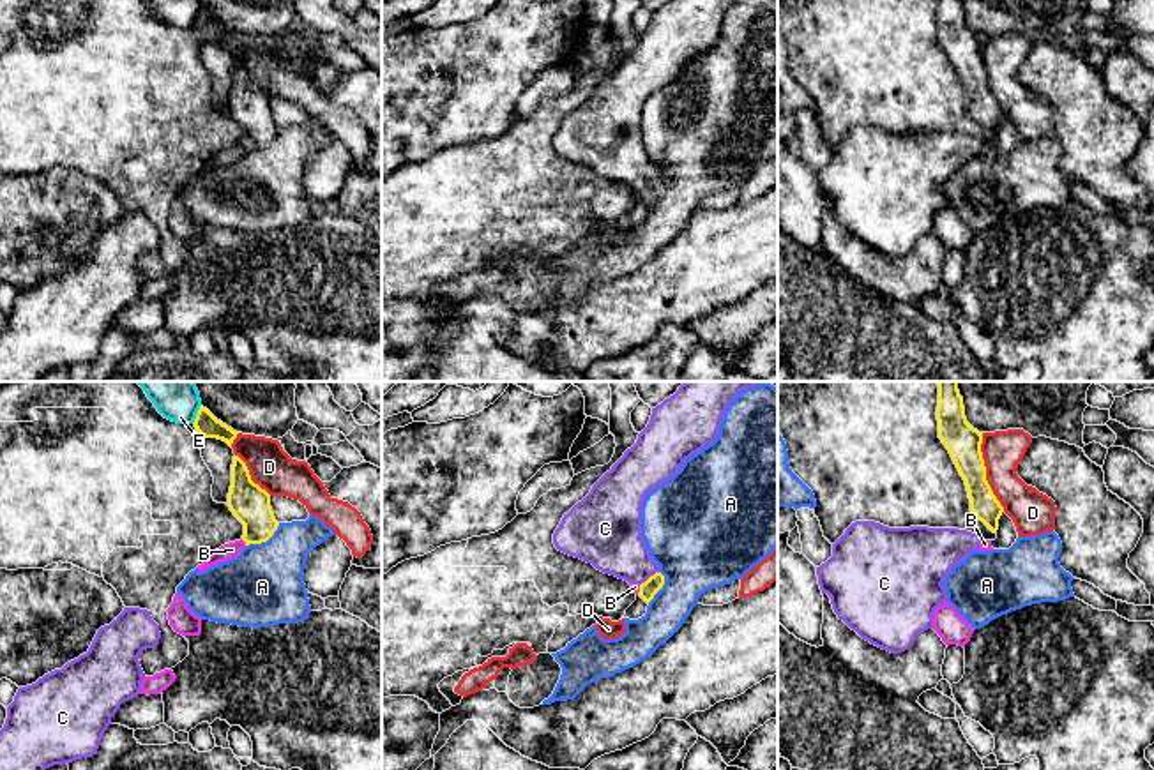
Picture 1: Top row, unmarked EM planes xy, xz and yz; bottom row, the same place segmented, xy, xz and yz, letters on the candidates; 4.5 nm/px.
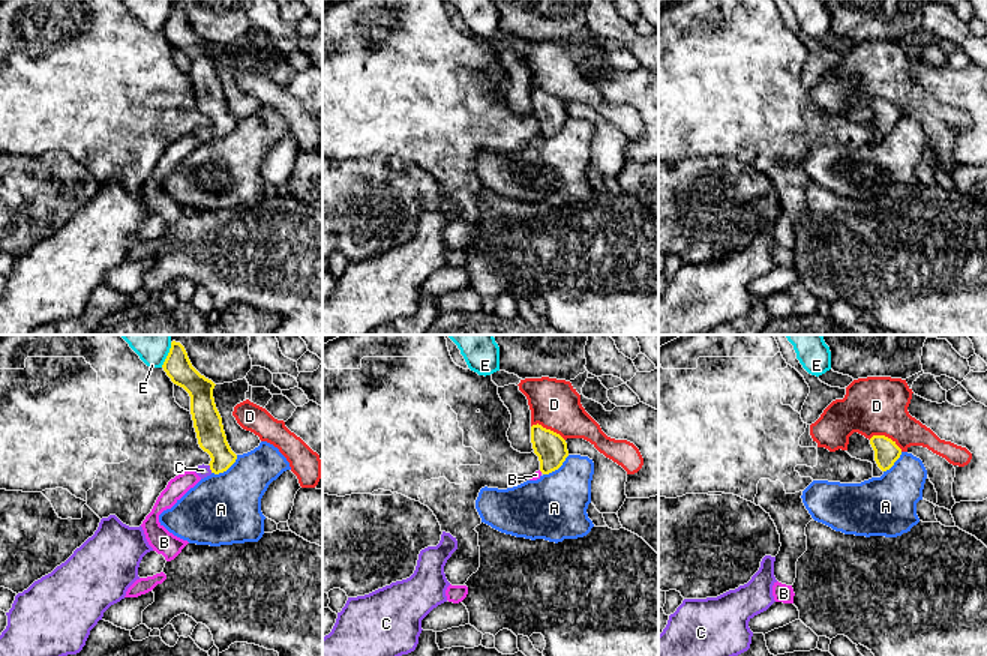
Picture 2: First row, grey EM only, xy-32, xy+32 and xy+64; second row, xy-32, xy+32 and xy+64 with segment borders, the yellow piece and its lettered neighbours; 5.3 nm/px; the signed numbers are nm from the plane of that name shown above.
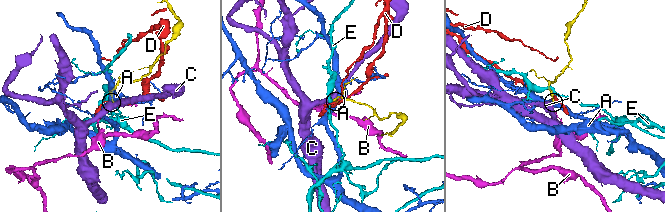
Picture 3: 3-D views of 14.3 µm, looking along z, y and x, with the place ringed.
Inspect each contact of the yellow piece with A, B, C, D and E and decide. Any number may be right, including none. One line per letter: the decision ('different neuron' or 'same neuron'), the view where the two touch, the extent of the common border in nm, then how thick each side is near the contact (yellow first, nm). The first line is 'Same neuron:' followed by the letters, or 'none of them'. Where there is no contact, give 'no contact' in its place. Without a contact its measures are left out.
Same neuron: C
A: different neuron; contact in xy; length 190 nm; calibres 180 and 360 nm
B: different neuron; contact in xy; length 40 nm; calibres 180 and 70 nm
C: same neuron; contact in xz; length 110 nm; calibres 80 and 280 nm
D: different neuron; contact in yz; length 380 nm; calibres 160 and 190 nm
E: different neuron; contact in xy; length 100 nm; calibres 100 and 130 nm

